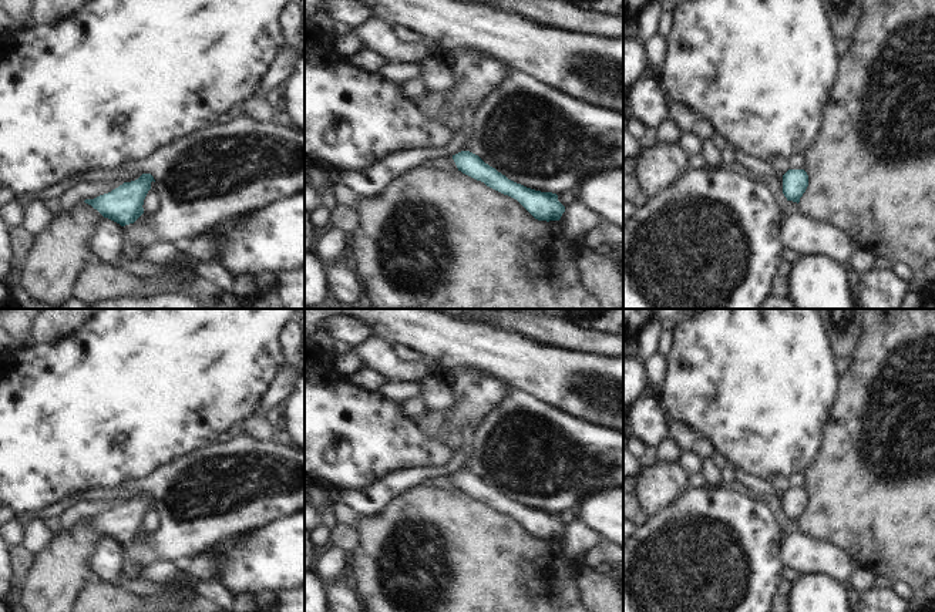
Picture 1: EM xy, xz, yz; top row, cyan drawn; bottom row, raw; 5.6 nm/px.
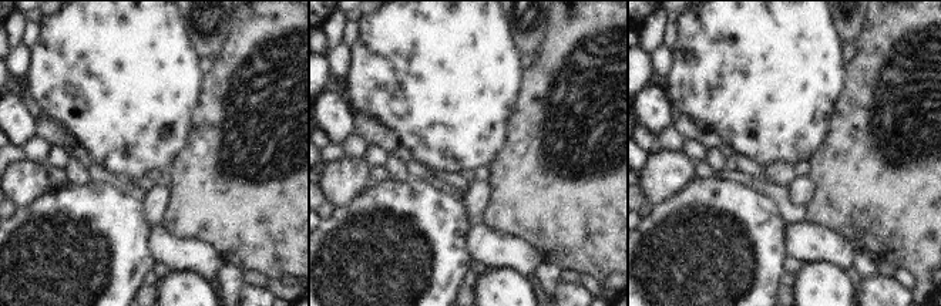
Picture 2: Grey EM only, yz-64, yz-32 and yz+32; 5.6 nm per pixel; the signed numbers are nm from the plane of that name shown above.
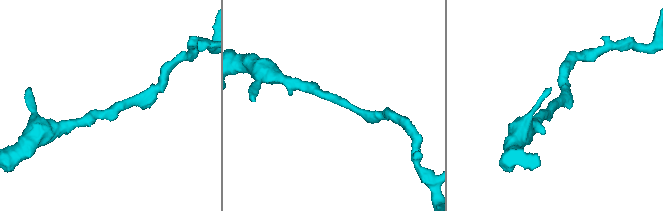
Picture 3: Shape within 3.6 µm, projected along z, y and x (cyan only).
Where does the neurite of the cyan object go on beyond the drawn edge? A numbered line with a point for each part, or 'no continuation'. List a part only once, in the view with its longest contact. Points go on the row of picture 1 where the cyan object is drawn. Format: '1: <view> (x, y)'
no continuation

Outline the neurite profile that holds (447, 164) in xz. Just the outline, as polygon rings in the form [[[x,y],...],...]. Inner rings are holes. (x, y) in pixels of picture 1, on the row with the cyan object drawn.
[[[431,158],[427,161],[431,168],[444,169],[447,172],[458,171],[453,158]]]

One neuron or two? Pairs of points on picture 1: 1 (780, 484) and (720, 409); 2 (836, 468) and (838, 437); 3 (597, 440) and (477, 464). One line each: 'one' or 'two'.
1: two
2: one
3: one

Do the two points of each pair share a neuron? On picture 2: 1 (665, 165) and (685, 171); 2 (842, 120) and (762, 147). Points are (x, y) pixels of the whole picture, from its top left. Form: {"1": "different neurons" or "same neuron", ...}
{"1": "same neuron", "2": "different neurons"}

